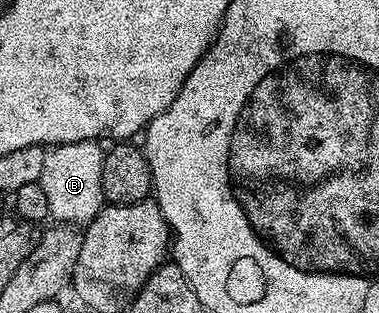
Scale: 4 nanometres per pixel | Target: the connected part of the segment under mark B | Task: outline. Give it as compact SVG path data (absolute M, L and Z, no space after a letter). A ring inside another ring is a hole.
M97 141L73 142L47 149L40 183L48 196L49 217L55 223L89 224L102 211L104 199L100 172L103 147Z

